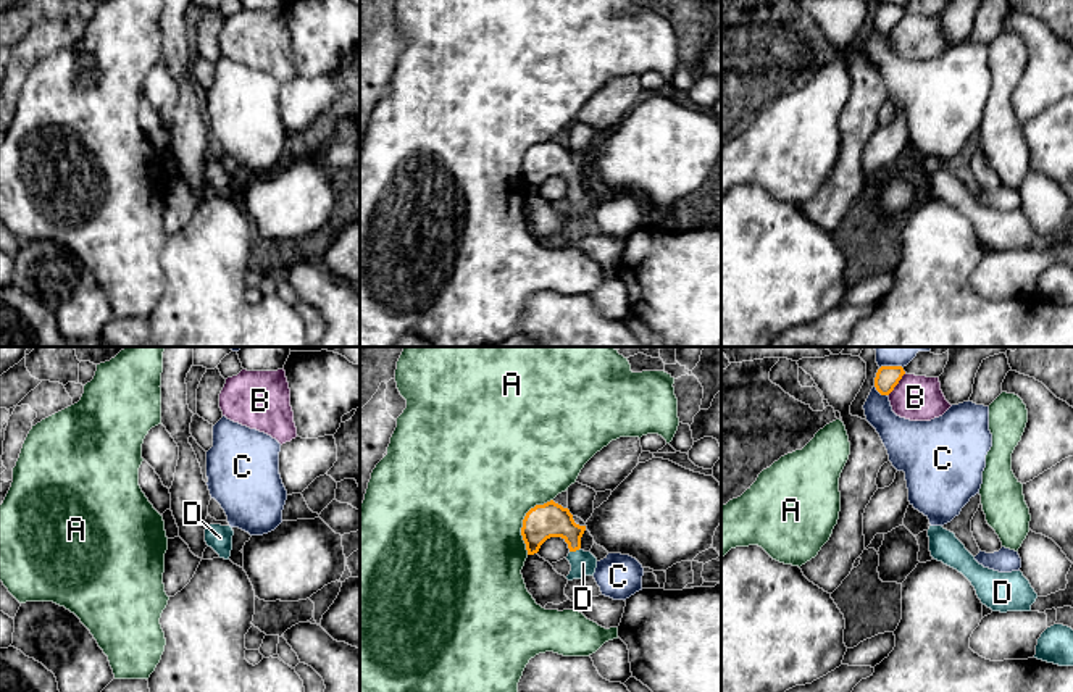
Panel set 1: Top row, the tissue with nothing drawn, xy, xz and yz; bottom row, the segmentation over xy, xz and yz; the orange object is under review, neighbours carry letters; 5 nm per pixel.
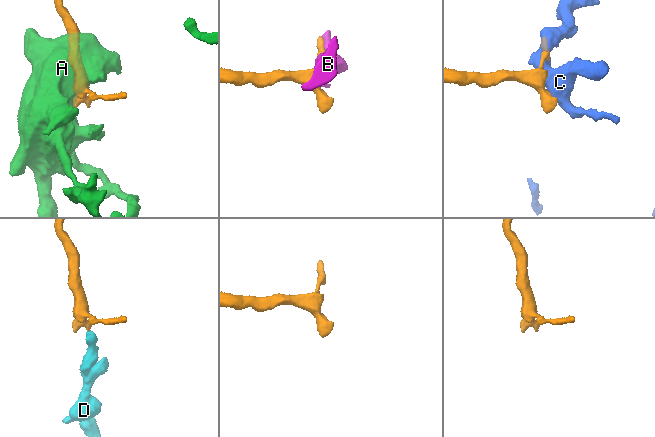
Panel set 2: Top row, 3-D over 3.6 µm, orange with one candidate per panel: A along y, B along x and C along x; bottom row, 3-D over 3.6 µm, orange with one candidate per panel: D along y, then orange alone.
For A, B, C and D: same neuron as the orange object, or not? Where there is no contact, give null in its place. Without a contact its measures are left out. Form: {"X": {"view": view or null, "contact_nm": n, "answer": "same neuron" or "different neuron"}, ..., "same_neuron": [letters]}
{"A": {"view": "xz", "contact_nm": 300, "answer": "different neuron"}, "B": {"view": "yz", "contact_nm": 150, "answer": "different neuron"}, "C": {"view": "yz", "contact_nm": 90, "answer": "different neuron"}, "D": {"view": "xz", "contact_nm": 60, "answer": "same neuron"}, "same_neuron": ["D"]}

